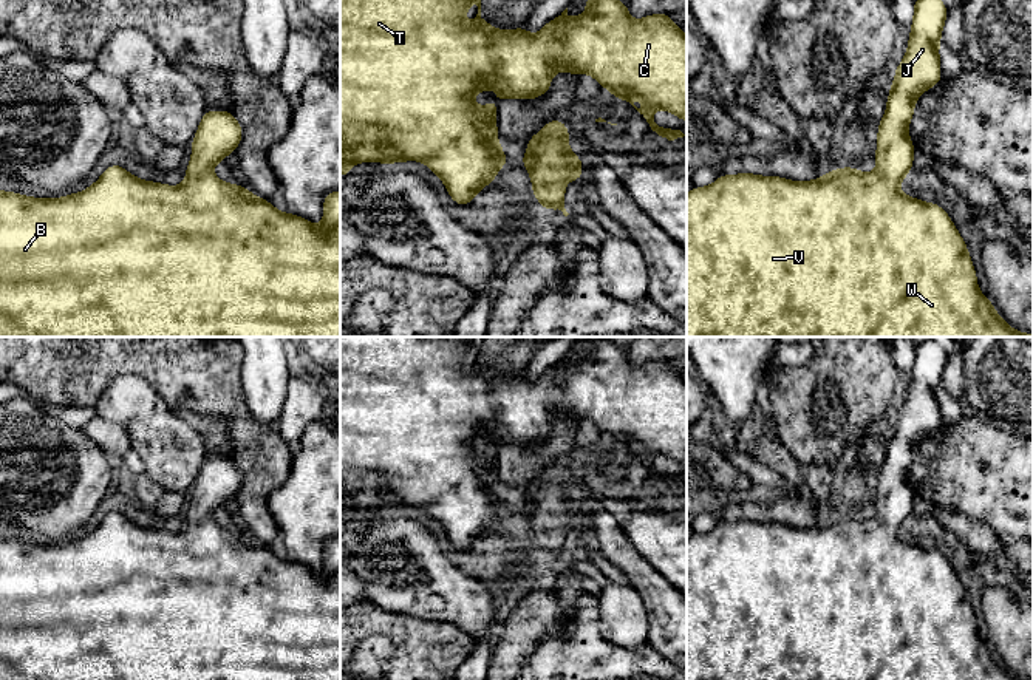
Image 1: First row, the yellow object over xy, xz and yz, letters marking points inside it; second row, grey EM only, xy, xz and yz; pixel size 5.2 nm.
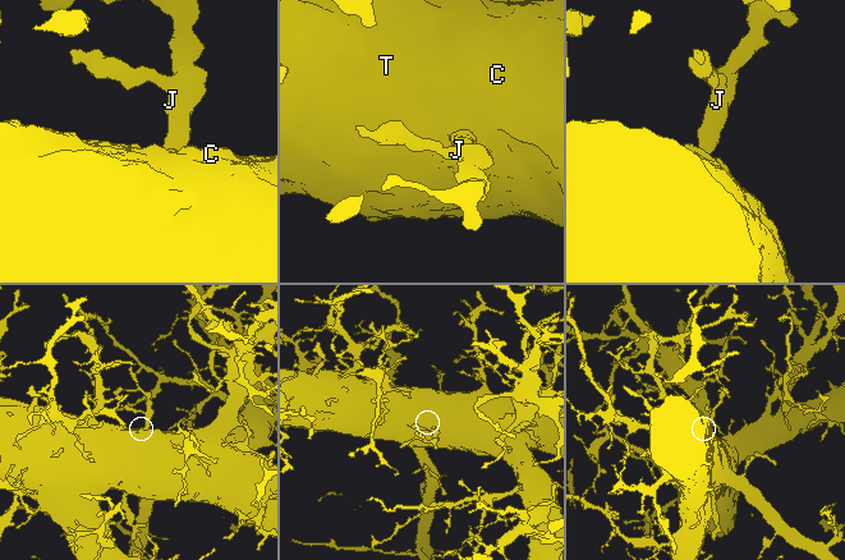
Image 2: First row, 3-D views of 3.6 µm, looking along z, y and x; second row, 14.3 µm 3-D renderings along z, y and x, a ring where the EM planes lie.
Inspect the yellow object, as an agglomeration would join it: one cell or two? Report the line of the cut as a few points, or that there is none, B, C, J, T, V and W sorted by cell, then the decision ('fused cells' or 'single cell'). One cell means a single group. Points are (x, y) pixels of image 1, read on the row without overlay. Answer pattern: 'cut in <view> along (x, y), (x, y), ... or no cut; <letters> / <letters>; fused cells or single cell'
no cut; B C J T V W; single cell

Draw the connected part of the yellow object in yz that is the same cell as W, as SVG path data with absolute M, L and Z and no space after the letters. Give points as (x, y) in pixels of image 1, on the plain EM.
M932 338L914 345L908 397L902 410L895 413L886 457L877 473L877 515L872 519L843 513L827 518L823 524L803 529L755 519L721 521L711 532L694 533L687 539L687 680L1025 680L1007 671L993 654L990 644L979 637L977 621L967 590L949 561L936 549L923 549L914 542L905 542L898 536L898 530L912 516L915 493L909 485L908 473L914 462L915 447L943 425L939 393L946 360L945 349Z

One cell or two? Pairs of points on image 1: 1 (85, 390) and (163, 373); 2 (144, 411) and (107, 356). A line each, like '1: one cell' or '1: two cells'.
1: one cell
2: two cells

